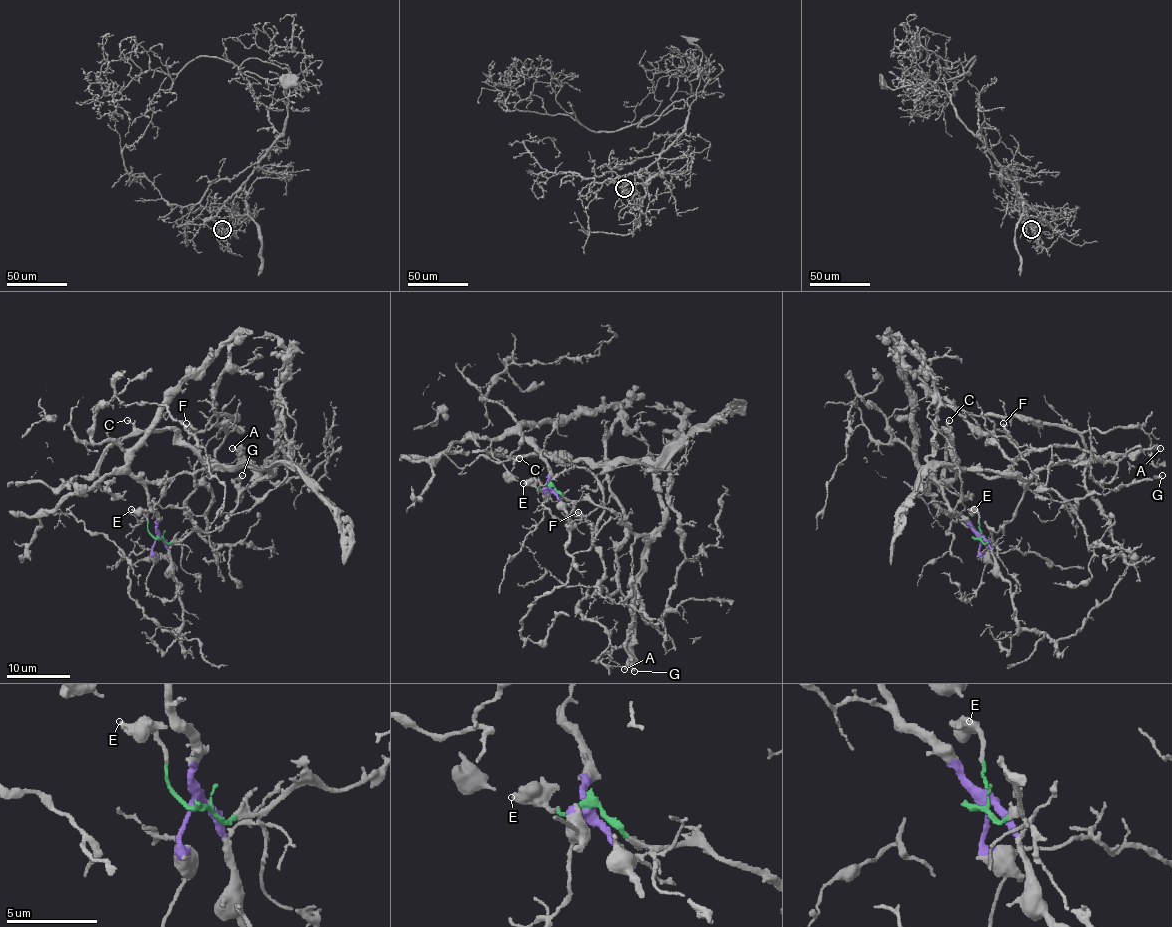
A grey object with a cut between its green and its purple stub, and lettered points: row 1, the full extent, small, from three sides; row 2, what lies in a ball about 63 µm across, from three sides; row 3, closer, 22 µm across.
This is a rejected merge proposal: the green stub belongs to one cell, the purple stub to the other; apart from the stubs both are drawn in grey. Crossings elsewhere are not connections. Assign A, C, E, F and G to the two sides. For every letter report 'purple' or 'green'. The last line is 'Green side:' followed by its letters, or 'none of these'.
A: green
C: green
E: green
F: purple
G: green
Green side: A, C, E, G

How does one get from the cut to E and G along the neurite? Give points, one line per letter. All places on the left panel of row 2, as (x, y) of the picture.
E: (157, 539), (149, 531), (147, 519), (131, 508)
G: (157, 539), (173, 543), (195, 531), (216, 531), (243, 489), (239, 502), (243, 494), (233, 483), (243, 475)

